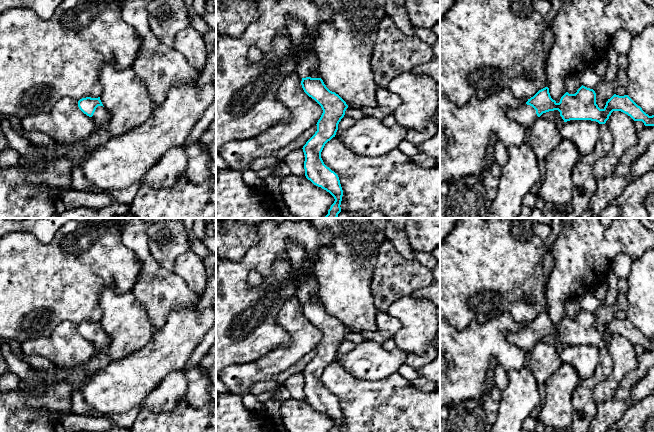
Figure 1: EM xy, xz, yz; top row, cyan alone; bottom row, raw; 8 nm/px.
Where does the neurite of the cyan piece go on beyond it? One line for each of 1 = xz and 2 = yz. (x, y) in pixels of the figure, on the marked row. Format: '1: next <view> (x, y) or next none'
1: next xz (307, 61)
2: next yz (525, 115)

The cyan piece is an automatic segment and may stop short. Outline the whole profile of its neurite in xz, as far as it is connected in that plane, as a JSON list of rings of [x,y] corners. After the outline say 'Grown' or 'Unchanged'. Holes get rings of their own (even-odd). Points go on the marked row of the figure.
[[[289,17],[287,27],[297,51],[296,72],[302,78],[302,88],[323,110],[316,124],[317,131],[302,148],[305,155],[305,176],[314,185],[321,187],[334,197],[335,201],[324,218],[337,218],[341,212],[343,190],[338,175],[324,164],[321,152],[325,144],[335,137],[338,124],[344,117],[348,105],[338,94],[326,87],[321,77],[309,76],[311,72],[318,72],[319,61],[313,50],[312,41],[305,35],[305,25]]]. Grown

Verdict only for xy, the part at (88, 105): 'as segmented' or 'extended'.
extended

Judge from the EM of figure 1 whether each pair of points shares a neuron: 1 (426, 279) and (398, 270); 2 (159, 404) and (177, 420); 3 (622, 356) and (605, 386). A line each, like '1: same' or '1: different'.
1: same
2: different
3: same

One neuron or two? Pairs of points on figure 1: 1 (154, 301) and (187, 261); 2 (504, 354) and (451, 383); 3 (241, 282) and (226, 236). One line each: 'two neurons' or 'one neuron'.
1: two neurons
2: one neuron
3: two neurons

